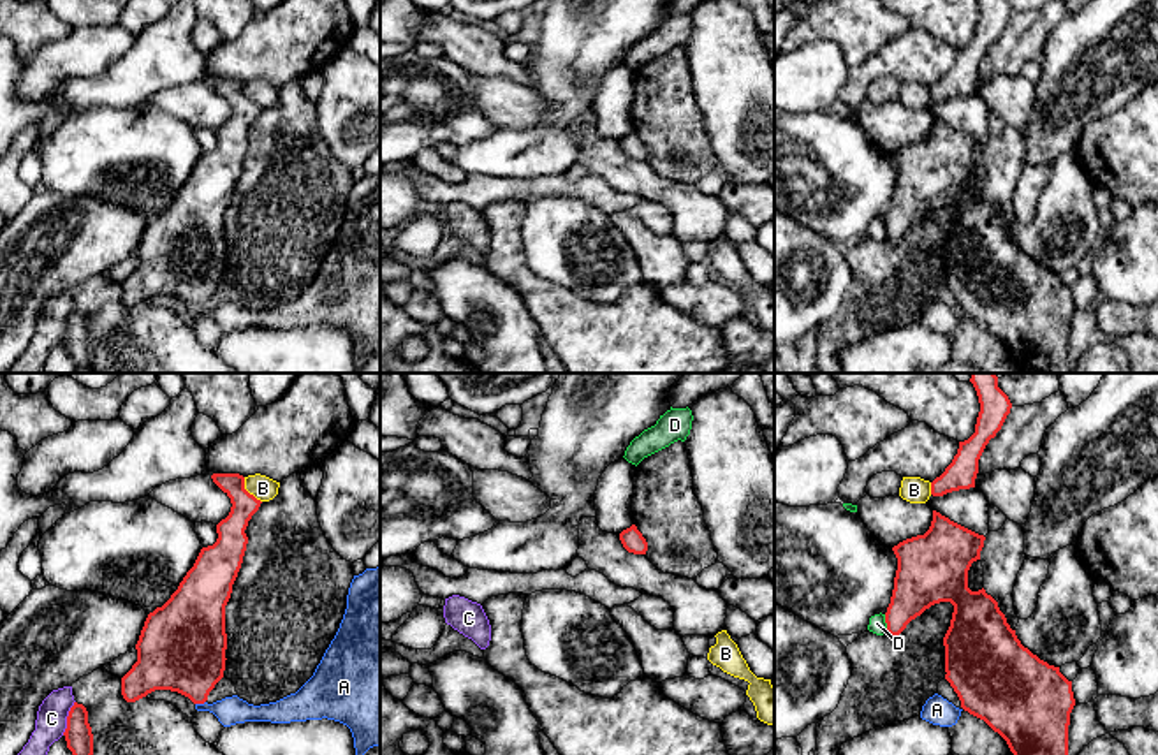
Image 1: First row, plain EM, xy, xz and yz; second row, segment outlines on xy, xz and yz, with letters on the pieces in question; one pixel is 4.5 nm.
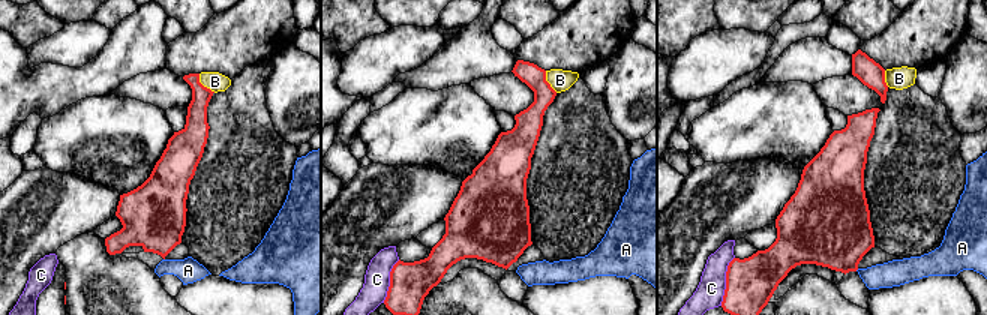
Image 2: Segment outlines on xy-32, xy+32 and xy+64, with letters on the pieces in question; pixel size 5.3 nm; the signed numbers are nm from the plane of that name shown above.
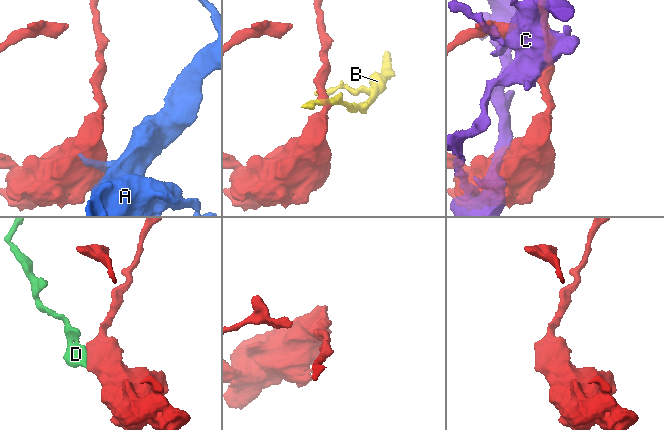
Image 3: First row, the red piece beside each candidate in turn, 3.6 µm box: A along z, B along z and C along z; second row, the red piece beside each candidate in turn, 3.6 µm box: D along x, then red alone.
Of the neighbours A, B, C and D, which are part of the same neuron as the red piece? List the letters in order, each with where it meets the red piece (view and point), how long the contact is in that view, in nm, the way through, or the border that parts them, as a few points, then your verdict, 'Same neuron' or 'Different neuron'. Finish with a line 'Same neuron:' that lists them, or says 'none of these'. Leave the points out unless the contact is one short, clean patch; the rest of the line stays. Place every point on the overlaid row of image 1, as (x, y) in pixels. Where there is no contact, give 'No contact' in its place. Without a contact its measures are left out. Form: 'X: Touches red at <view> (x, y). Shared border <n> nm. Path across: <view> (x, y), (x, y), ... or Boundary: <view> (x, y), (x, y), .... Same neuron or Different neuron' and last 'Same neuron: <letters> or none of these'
A: Touches red at xy (199, 703). Shared border 50 nm. Boundary: xy (205, 701), (196, 704). Different neuron
B: Touches red at xy (247, 491). Shared border 150 nm. Boundary: xy (243, 477), (243, 486), (261, 502). Different neuron
C: Touches red at xy (67, 718). Shared border 170 nm. Different neuron
D: Touches red at yz (886, 622). Shared border 80 nm. Boundary: yz (884, 615), (887, 630). Different neuron
Same neuron: none of these

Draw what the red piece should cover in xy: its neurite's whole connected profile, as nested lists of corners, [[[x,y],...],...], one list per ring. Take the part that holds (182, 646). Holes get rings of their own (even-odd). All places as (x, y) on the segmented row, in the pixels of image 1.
[[[213,473],[211,479],[231,498],[231,512],[216,524],[216,542],[201,549],[171,598],[148,614],[136,644],[137,662],[121,678],[121,695],[127,702],[136,702],[155,690],[171,690],[188,697],[194,704],[204,704],[224,678],[225,605],[246,551],[245,530],[262,502],[245,489],[245,477],[239,473]]]

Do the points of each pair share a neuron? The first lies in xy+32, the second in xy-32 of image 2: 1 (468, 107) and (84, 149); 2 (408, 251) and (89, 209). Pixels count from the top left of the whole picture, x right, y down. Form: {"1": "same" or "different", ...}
{"1": "same", "2": "different"}

